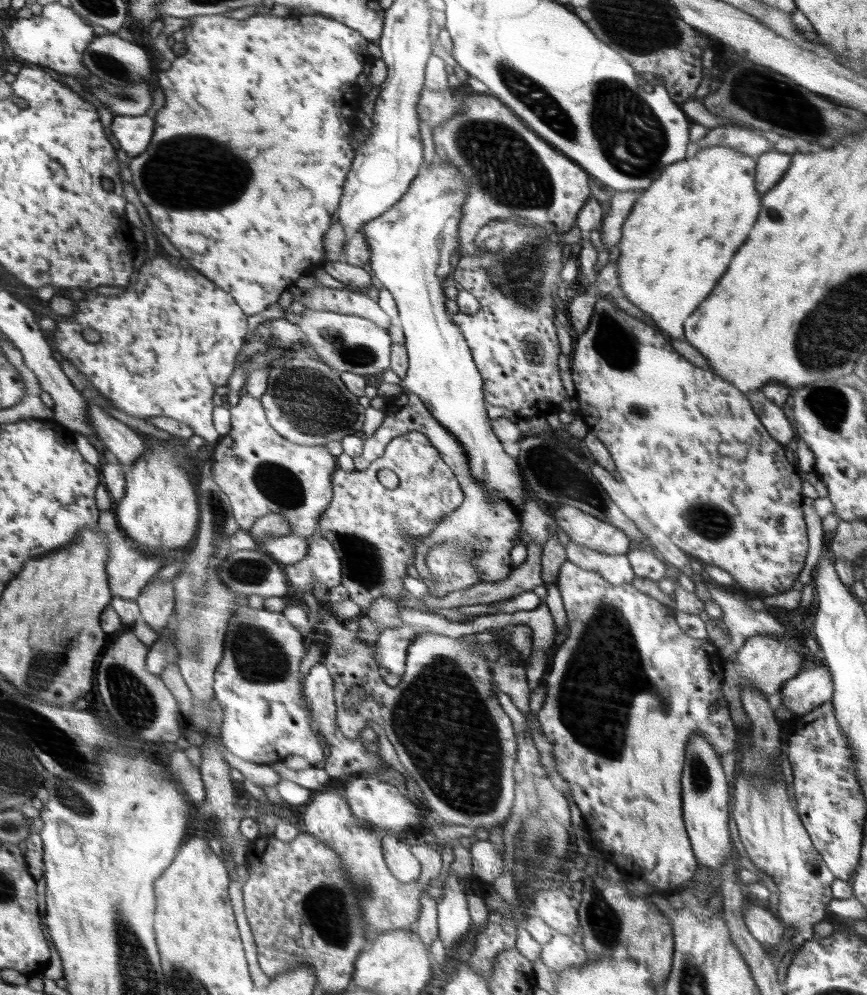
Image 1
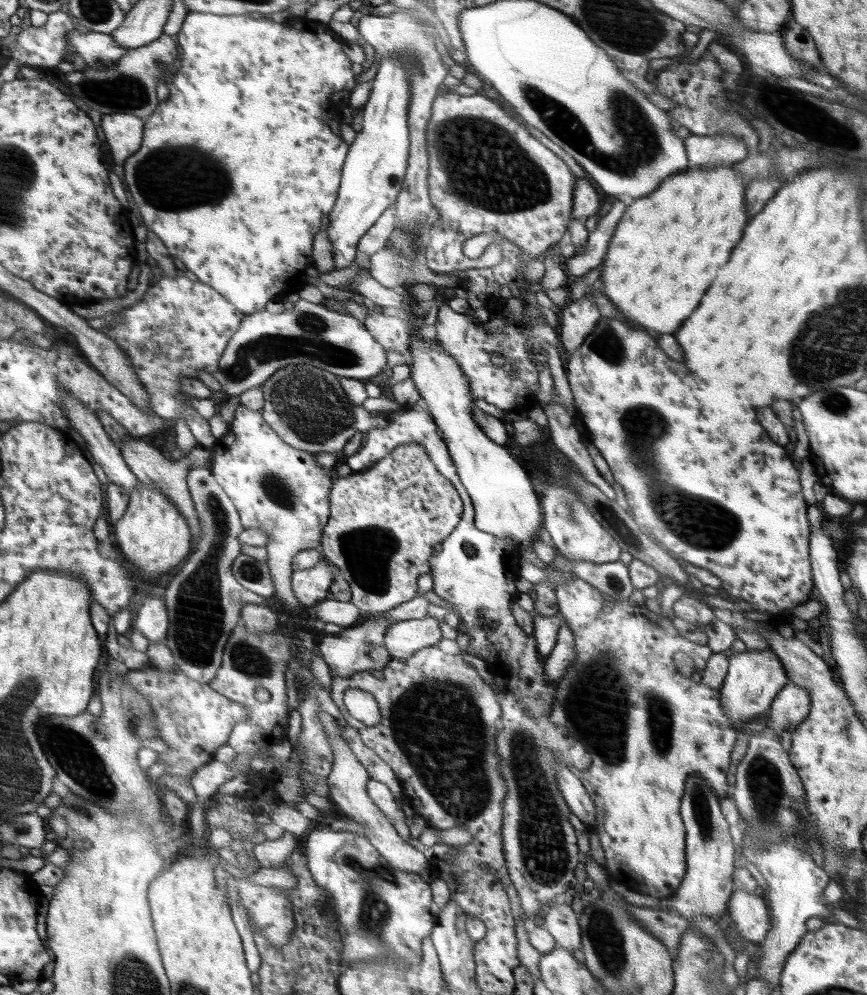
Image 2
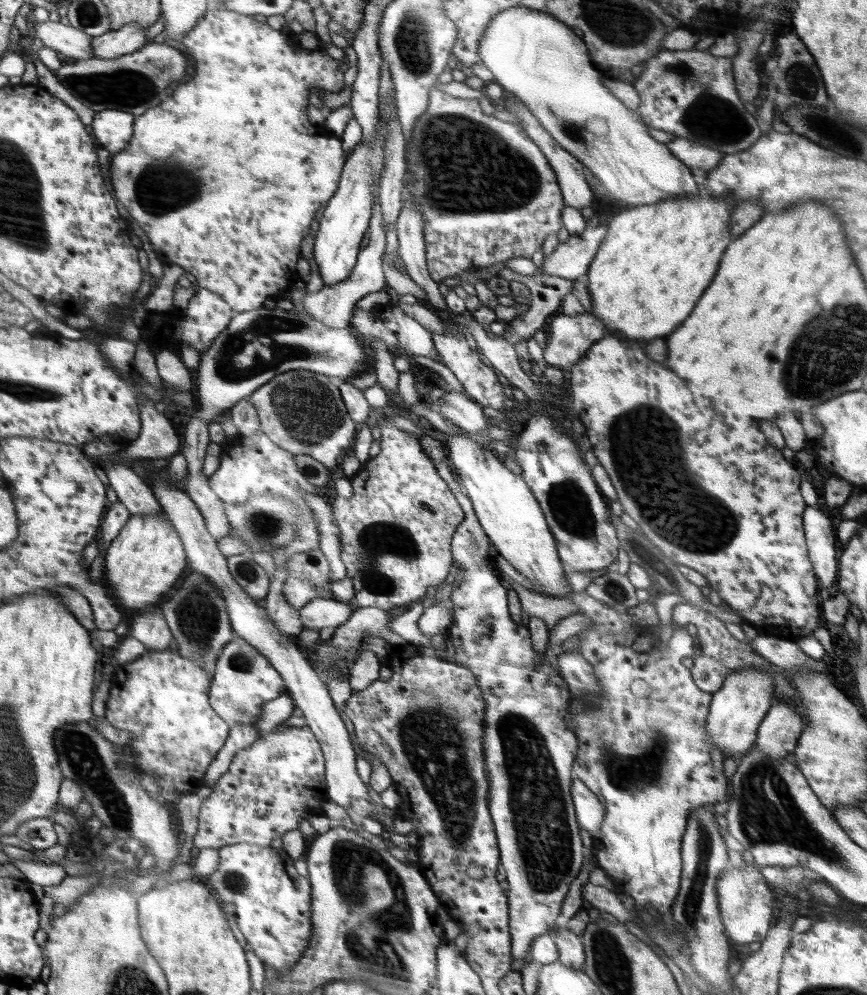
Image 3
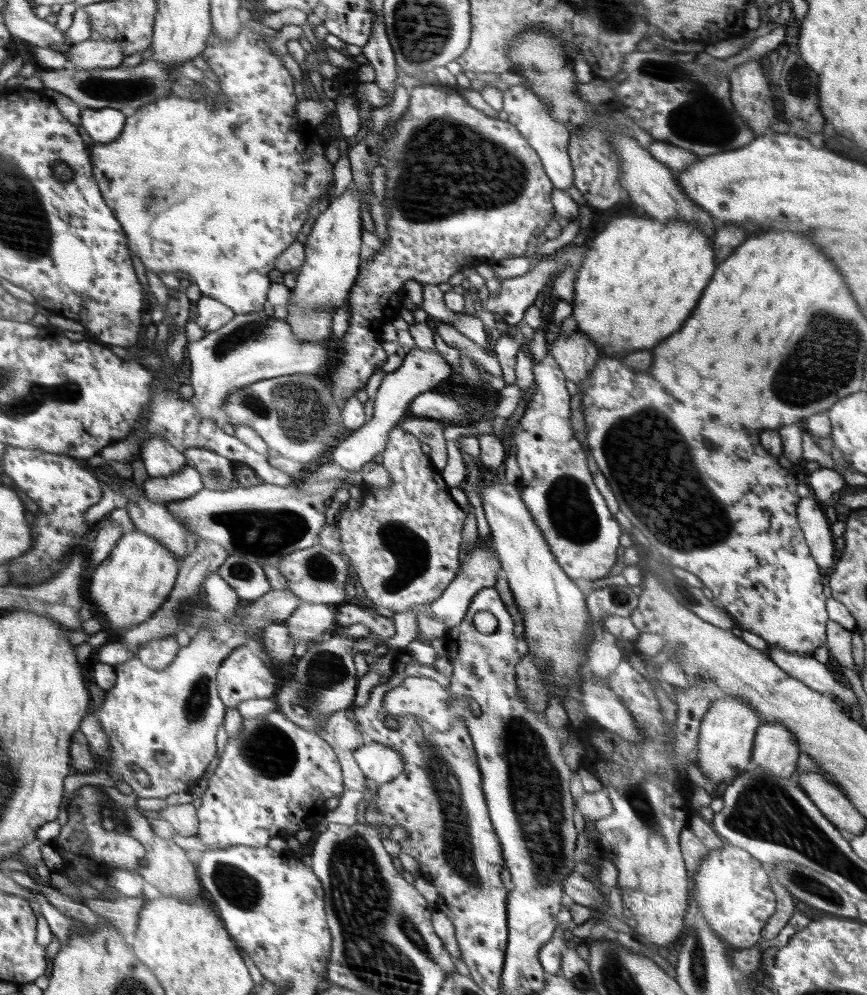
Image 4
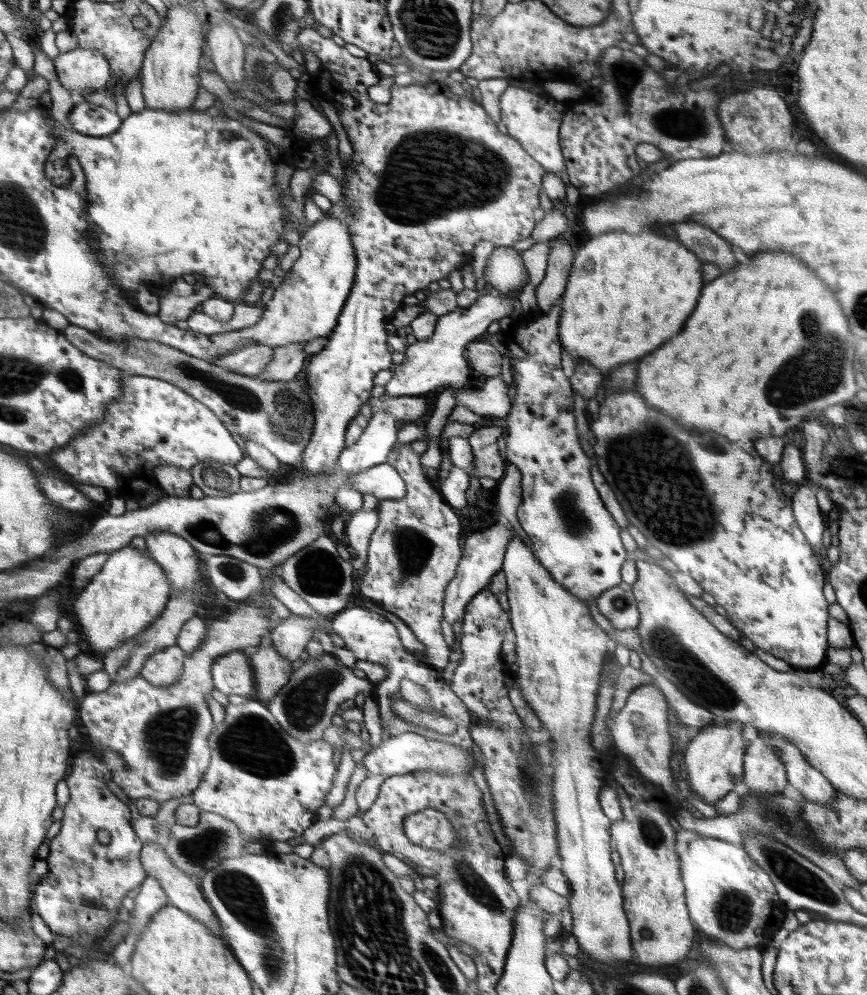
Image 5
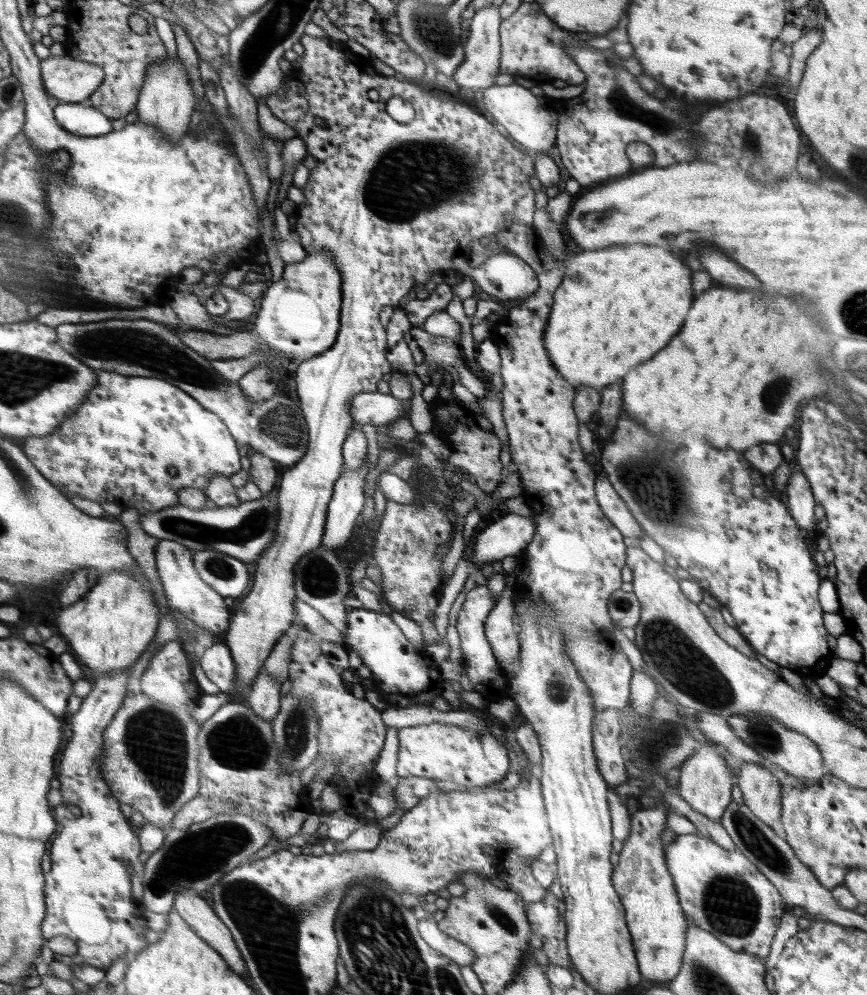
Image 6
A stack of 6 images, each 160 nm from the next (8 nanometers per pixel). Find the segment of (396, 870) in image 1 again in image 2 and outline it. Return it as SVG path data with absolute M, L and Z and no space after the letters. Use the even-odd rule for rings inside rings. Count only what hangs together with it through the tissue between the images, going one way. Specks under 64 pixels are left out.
M320 708L320 721L330 745L334 749L334 765L332 765L331 773L327 776L327 783L329 788L329 798L333 801L334 806L344 817L354 819L363 827L365 838L371 840L375 845L376 850L389 862L390 866L399 868L406 872L419 873L424 868L431 866L431 857L423 854L419 849L410 845L398 836L391 820L375 805L371 799L371 795L366 790L366 782L370 781L369 772L364 770L364 765L356 758L352 752L351 747L340 735L340 727L336 723L336 718L326 709Z

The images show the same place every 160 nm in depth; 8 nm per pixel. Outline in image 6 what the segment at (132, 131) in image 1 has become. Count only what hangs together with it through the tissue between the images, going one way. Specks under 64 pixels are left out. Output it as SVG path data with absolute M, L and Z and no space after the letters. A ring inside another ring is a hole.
M56 102L54 114L60 126L74 135L96 137L114 132L112 118L92 106L88 108L80 103Z

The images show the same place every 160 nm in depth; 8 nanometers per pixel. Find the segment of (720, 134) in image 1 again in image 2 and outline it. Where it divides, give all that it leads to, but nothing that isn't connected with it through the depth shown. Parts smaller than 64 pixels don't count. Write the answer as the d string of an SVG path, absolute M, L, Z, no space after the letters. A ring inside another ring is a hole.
M692 135L684 140L687 144L690 170L729 166L741 161L750 150L746 142L734 135Z

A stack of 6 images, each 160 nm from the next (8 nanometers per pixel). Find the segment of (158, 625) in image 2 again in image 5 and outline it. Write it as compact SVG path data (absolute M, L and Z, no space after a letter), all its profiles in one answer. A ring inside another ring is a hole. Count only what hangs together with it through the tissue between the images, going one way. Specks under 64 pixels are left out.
M170 646L152 654L143 664L141 674L156 687L168 687L181 677L185 651L179 646Z

